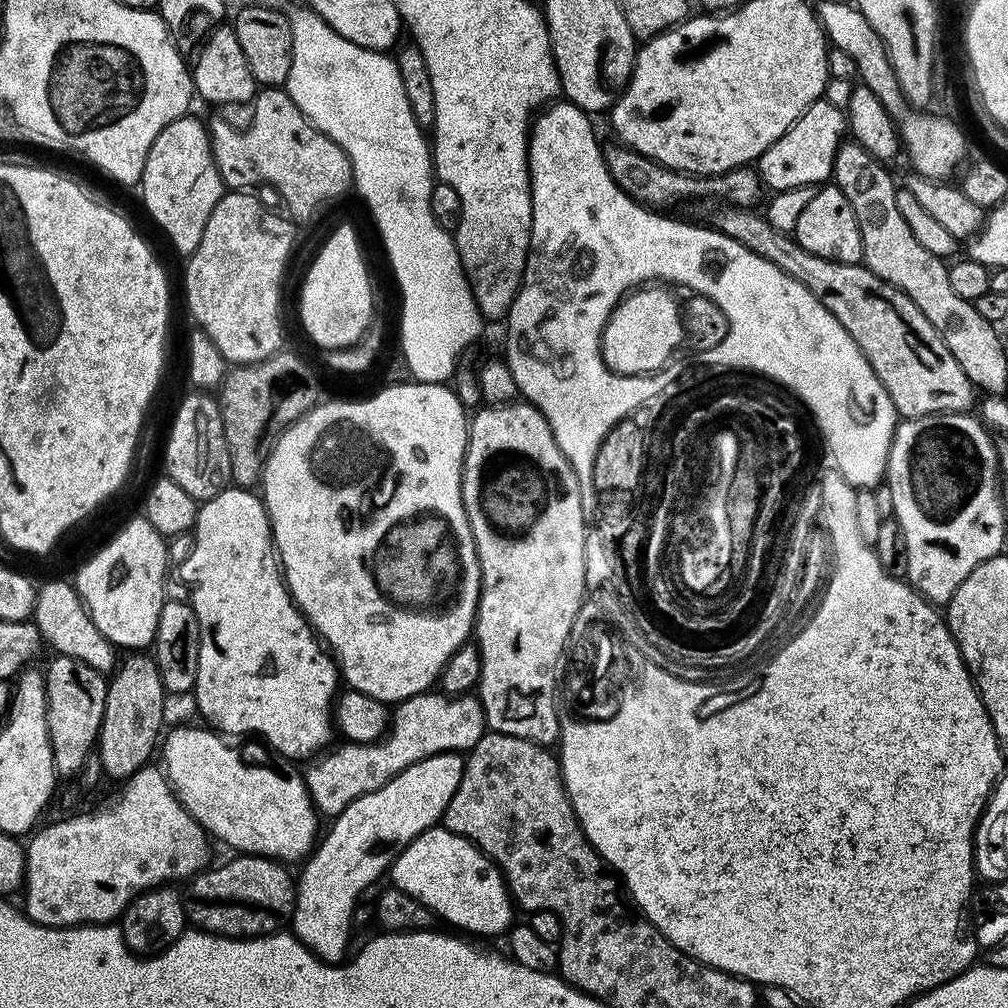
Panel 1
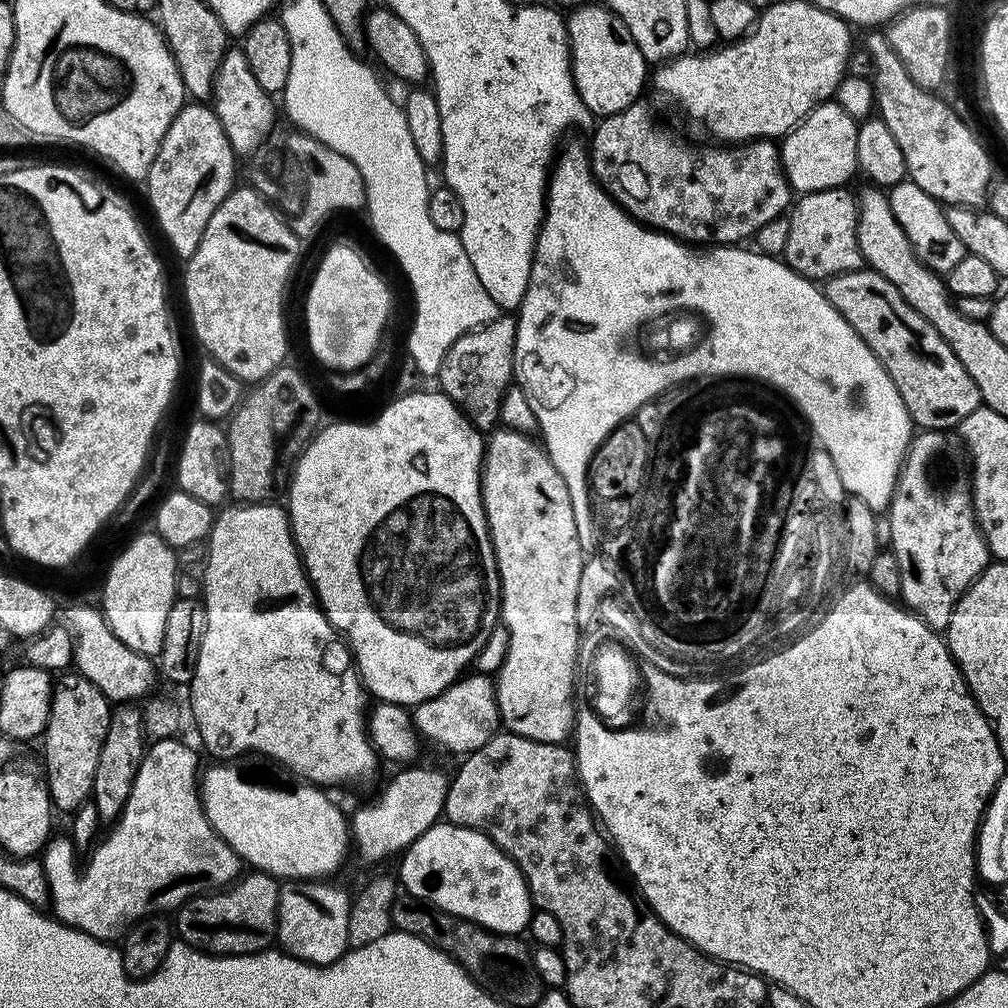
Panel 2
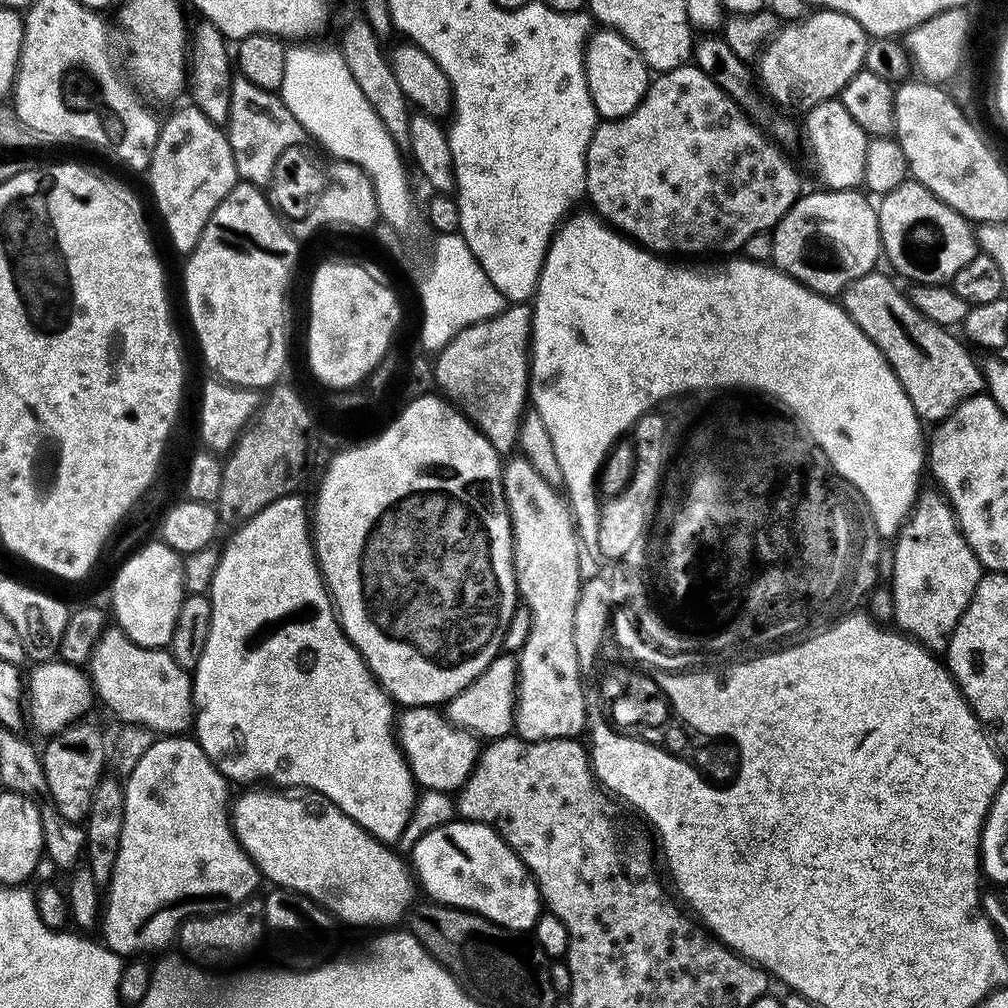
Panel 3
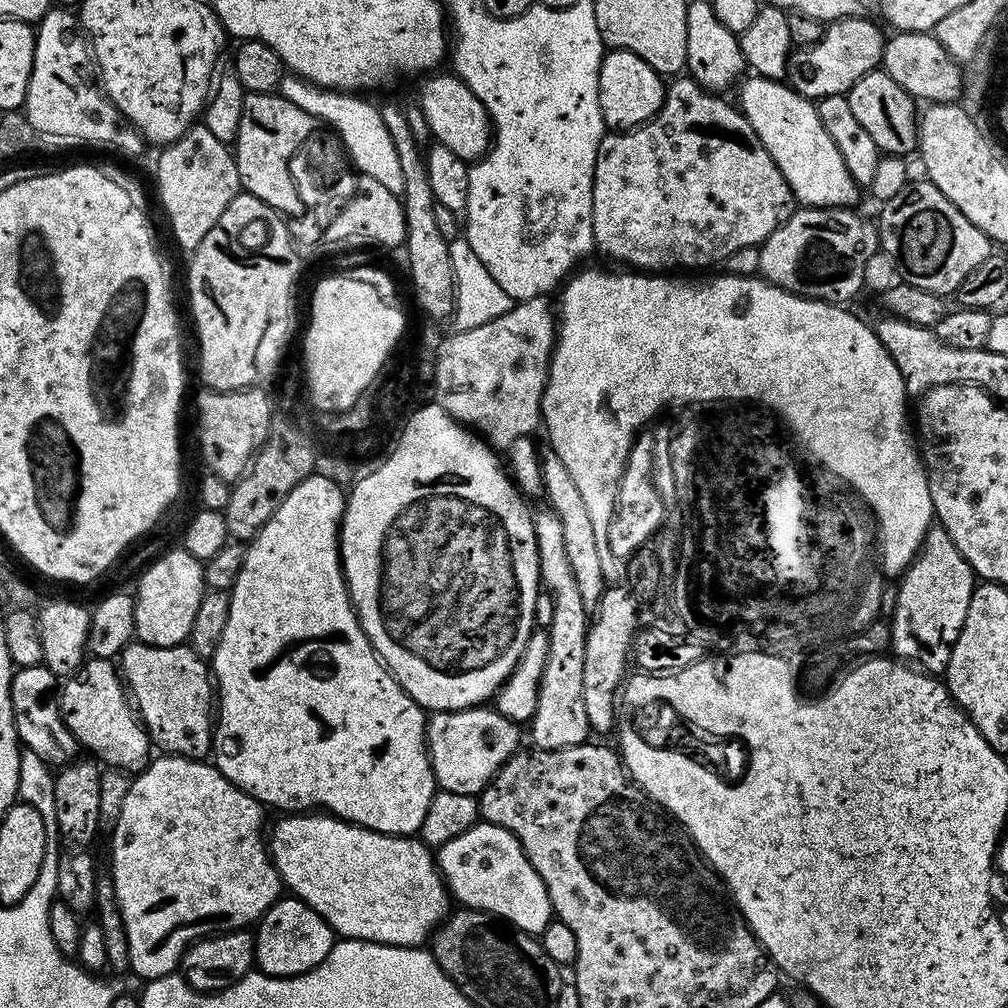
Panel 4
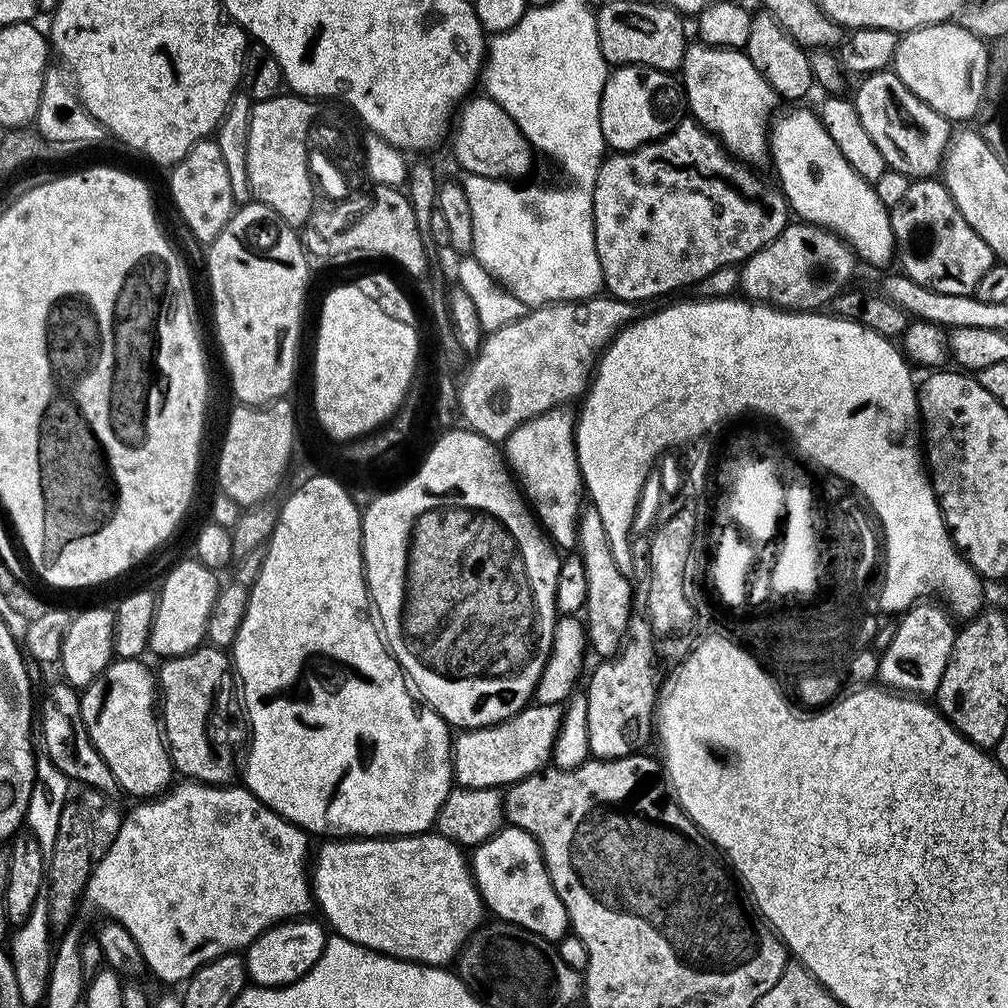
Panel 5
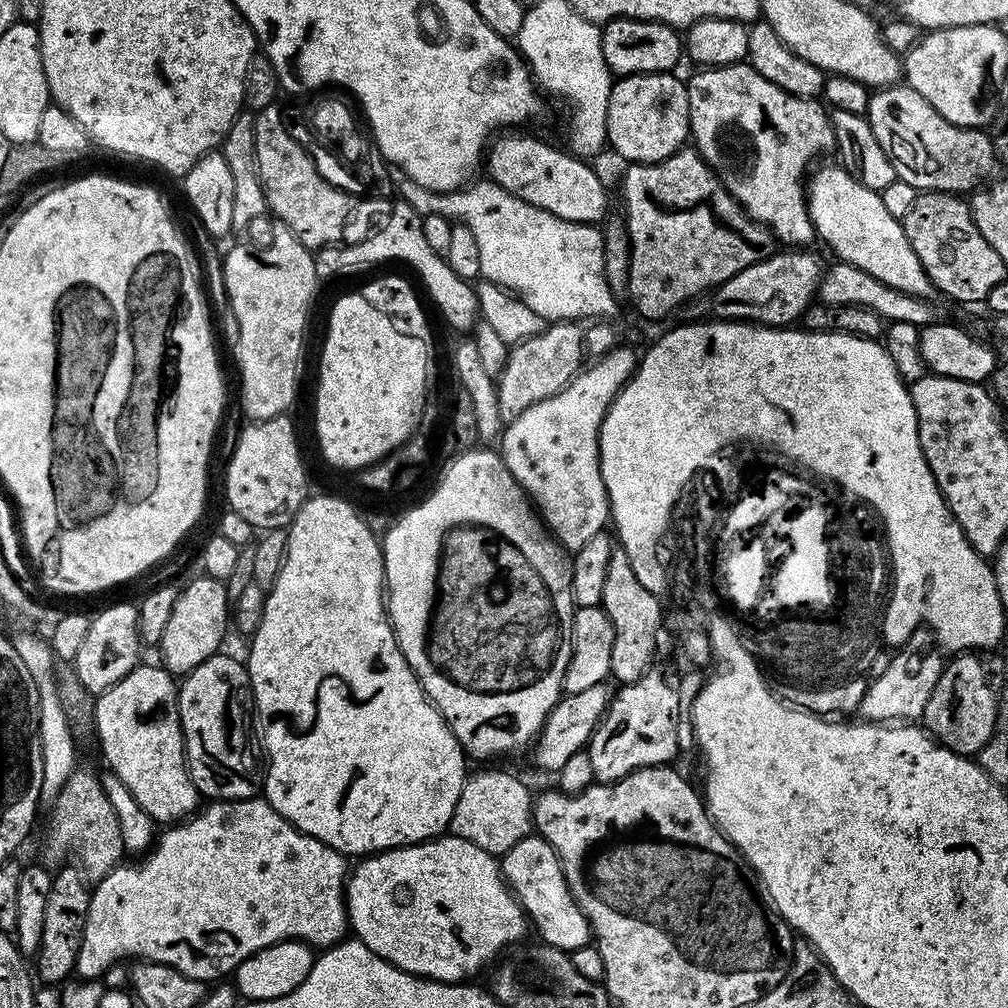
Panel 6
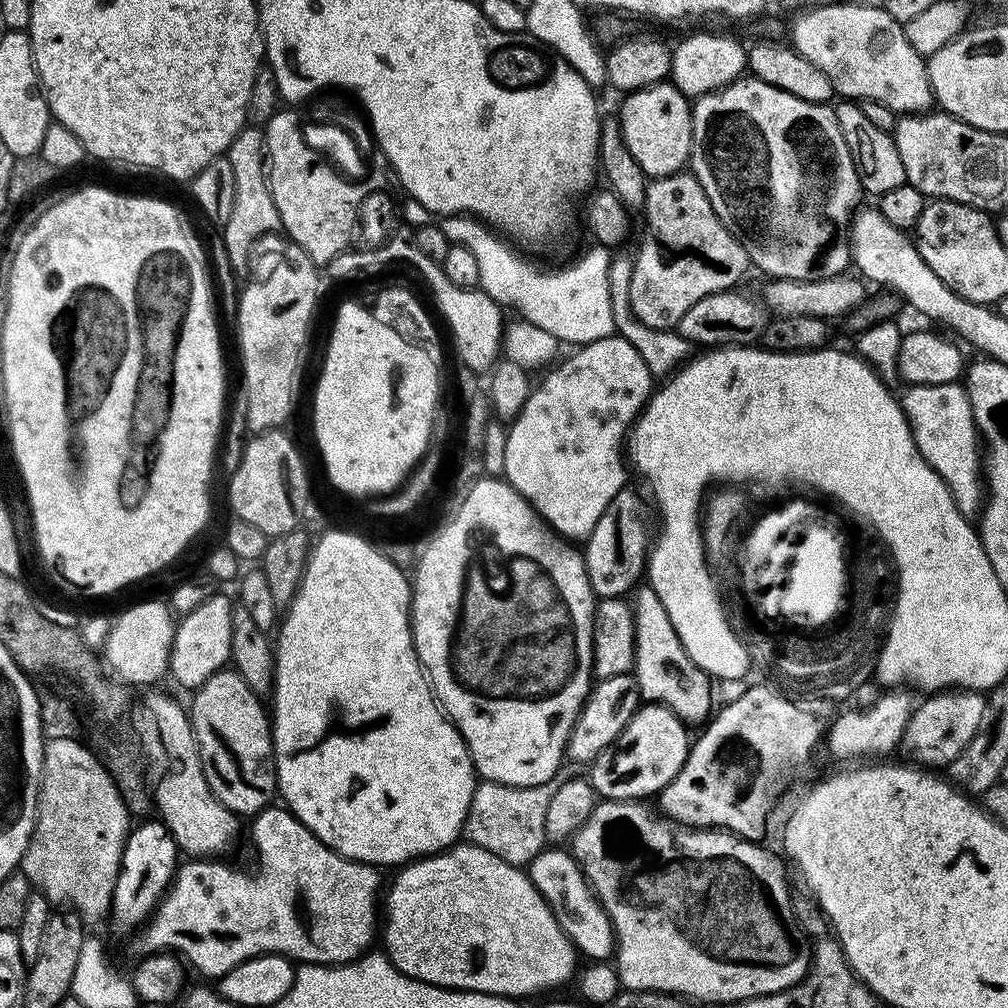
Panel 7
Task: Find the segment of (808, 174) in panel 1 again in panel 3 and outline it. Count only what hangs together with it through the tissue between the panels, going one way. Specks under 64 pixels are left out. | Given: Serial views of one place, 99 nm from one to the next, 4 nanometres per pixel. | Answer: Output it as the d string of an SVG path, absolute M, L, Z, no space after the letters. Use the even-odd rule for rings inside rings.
M837 98L818 102L818 106L803 113L802 140L808 143L808 152L812 155L812 164L816 167L816 176L825 189L838 190L859 189L866 174L866 146L870 139L868 131L846 110L843 99Z

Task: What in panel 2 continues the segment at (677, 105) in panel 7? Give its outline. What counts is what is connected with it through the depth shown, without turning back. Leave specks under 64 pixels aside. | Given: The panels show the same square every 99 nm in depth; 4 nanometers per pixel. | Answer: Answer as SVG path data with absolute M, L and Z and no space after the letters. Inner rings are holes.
M581 3L579 8L567 13L568 51L572 54L572 70L576 88L588 105L589 113L607 114L626 110L641 99L640 91L650 80L650 64L642 50L630 38L630 30L603 3ZM649 68L649 72L648 72Z

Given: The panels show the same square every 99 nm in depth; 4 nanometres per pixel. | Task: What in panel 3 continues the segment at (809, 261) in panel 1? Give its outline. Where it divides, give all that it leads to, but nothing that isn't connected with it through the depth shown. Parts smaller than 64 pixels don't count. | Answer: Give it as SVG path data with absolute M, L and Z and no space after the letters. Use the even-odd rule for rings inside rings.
M880 270L867 272L844 289L842 307L888 359L921 421L944 420L963 400L985 391L984 373L978 360L951 336L953 333L947 327L926 319Z

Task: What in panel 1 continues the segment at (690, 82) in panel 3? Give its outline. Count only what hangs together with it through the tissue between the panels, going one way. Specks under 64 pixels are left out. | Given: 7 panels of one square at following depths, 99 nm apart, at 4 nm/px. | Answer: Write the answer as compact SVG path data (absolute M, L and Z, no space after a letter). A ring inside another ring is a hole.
M609 147L604 154L604 161L614 182L618 182L618 186L627 196L656 210L668 210L671 204L676 204L679 200L692 200L695 196L717 196L724 200L720 202L727 202L732 206L752 206L760 192L762 193L759 175L748 166L724 172L721 176L689 176L686 172L673 172L671 168L664 168L632 148L615 147Z

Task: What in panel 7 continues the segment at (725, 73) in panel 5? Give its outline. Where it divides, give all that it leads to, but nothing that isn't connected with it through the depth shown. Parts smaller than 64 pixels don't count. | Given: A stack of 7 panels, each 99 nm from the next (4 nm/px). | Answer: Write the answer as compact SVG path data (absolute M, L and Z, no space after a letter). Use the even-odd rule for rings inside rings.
M751 74L735 80L725 88L719 88L716 92L697 96L692 104L690 171L702 186L702 190L706 190L706 198L710 198L710 206L714 206L714 214L718 214L722 223L743 242L751 267L761 268L766 274L765 277L777 280L810 280L819 276L838 276L847 269L844 267L849 267L852 259L850 225L854 213L861 207L862 189L856 163L850 154L850 146L846 146L842 126L838 126L835 107L794 98L794 94L786 94L786 90L778 90L778 86L770 86Z

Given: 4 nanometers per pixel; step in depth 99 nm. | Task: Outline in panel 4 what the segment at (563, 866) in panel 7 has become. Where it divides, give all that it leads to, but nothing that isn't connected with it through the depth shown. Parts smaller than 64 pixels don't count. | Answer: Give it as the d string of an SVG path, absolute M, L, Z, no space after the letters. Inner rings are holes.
M477 822L441 845L435 857L451 899L457 905L489 912L518 930L533 934L544 932L554 918L546 882L530 866L530 858L526 858L516 835L503 826Z

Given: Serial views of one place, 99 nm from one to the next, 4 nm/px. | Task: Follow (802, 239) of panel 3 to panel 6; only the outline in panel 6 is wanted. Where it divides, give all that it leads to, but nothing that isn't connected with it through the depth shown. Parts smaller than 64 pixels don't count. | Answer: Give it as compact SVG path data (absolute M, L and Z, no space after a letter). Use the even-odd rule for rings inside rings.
M776 250L754 266L746 266L734 278L715 289L710 300L713 317L751 322L769 328L792 326L801 319L817 295L822 263L812 250Z

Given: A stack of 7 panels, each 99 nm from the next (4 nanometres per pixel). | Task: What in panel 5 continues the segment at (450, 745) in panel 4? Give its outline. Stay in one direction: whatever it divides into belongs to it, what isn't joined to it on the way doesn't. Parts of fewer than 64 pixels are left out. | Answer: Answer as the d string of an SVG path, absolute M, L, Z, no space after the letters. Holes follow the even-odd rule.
M532 702L509 720L485 728L461 731L452 742L452 775L455 783L461 788L500 790L540 771L551 761L561 719L561 705Z

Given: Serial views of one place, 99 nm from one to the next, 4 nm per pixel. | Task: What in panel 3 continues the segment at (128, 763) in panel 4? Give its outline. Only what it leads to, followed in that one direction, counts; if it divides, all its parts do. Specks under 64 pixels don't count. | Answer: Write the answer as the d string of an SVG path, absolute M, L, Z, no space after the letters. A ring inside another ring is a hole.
M53 658L37 663L35 667L26 676L26 708L32 711L33 726L44 738L51 738L89 715L94 689L89 673L83 667L68 664L65 660Z

